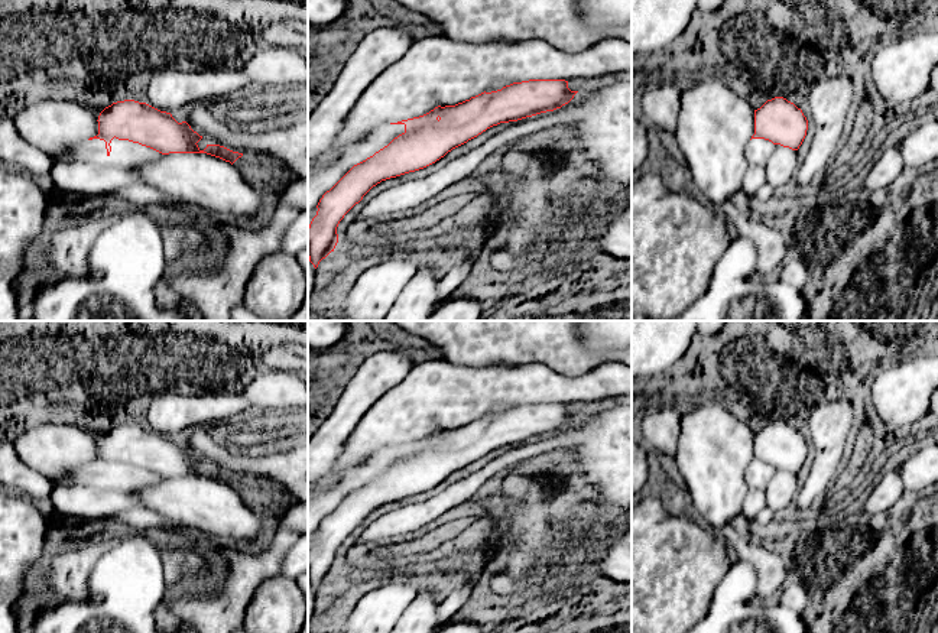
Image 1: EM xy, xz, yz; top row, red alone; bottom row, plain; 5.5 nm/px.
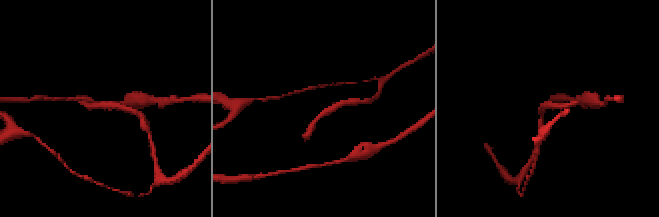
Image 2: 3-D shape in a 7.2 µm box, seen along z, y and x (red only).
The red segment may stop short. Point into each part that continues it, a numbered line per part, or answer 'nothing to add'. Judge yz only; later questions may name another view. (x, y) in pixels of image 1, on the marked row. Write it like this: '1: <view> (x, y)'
1: yz (720, 164)

